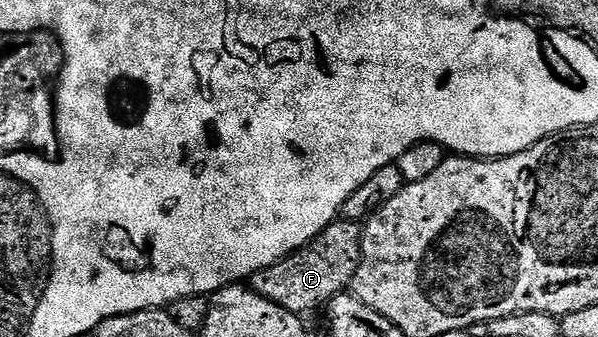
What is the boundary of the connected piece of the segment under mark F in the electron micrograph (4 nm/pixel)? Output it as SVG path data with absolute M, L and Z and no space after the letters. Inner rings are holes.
M337 219L330 224L312 242L308 242L300 250L296 250L291 256L286 256L279 264L274 264L270 268L265 268L262 272L257 272L250 277L249 287L254 289L256 294L268 298L268 302L276 302L276 306L284 306L284 310L307 314L325 309L330 301L336 296L341 296L353 285L354 275L360 262L362 253L362 224L353 220Z

